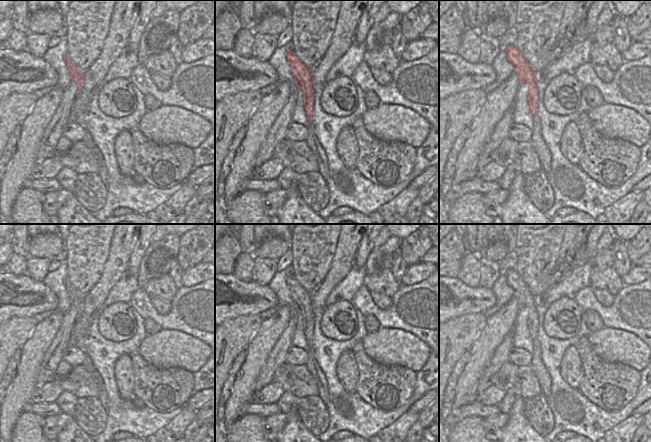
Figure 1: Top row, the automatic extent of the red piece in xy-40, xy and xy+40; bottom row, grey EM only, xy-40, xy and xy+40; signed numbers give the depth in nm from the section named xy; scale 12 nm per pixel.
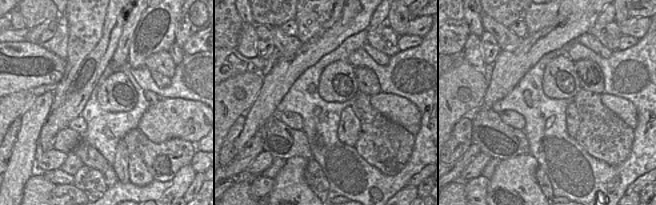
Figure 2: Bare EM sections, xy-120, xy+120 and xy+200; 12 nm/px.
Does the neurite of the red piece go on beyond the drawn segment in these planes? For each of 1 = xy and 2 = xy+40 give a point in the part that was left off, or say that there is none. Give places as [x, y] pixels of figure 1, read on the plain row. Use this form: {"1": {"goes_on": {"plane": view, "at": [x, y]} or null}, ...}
{"1": {"goes_on": {"plane": "xy", "at": [312, 365]}}, "2": {"goes_on": {"plane": "xy+40", "at": [541, 373]}}}

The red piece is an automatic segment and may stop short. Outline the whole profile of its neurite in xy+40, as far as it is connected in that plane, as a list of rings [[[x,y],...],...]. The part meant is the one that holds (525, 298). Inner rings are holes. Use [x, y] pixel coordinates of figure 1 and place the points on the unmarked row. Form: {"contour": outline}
{"contour": [[[516,269],[505,272],[506,281],[514,291],[514,297],[518,300],[518,308],[525,307],[528,310],[526,322],[529,334],[533,339],[533,354],[530,366],[541,386],[542,395],[546,398],[550,395],[552,380],[541,359],[541,344],[537,339],[538,314],[536,310],[536,297],[530,292],[529,286],[517,273]]]}

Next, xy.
{"contour": [[[290,267],[290,273],[286,276],[286,284],[289,288],[294,307],[298,308],[302,315],[302,324],[304,326],[304,332],[306,340],[308,342],[308,361],[306,366],[317,382],[318,395],[322,401],[327,404],[329,400],[328,383],[325,378],[325,374],[322,372],[318,365],[314,352],[312,349],[312,338],[314,332],[314,312],[312,310],[312,300],[310,294],[299,284],[296,278],[292,275],[292,268]]]}

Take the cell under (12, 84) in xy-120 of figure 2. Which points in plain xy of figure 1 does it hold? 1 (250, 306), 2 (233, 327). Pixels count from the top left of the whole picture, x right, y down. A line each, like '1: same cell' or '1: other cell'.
1: same cell
2: other cell

